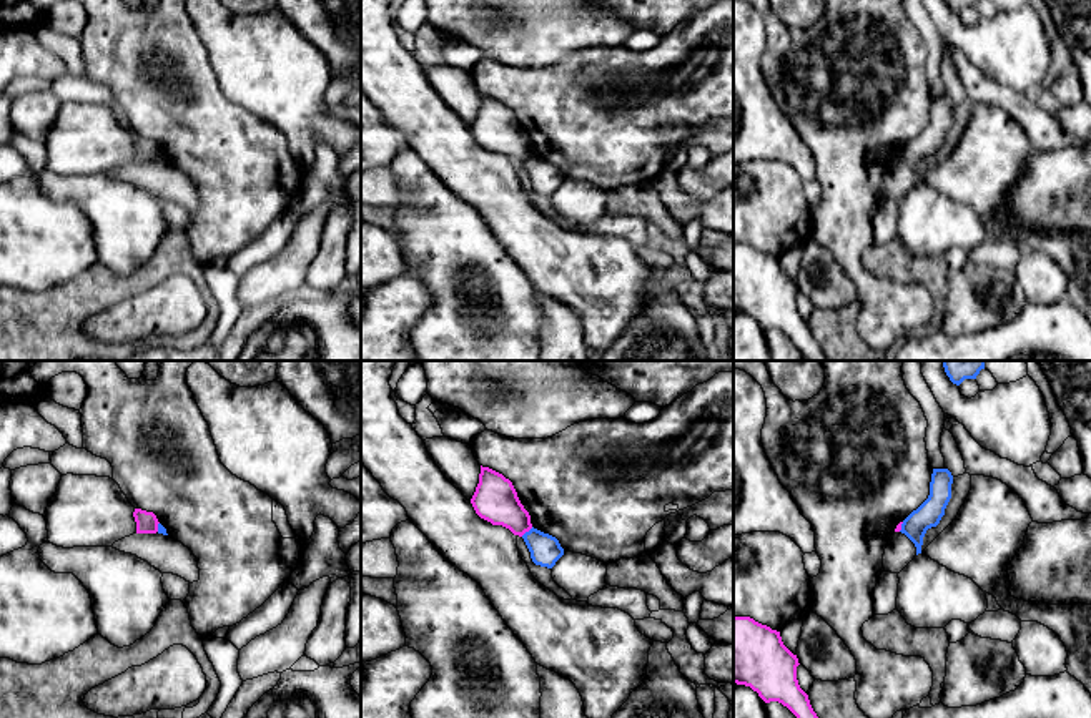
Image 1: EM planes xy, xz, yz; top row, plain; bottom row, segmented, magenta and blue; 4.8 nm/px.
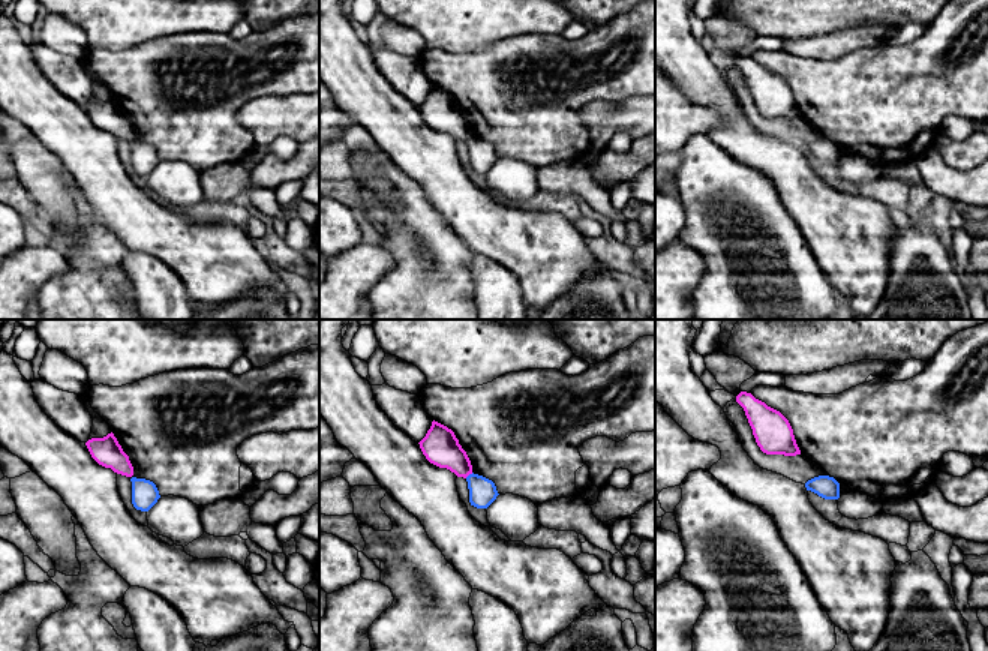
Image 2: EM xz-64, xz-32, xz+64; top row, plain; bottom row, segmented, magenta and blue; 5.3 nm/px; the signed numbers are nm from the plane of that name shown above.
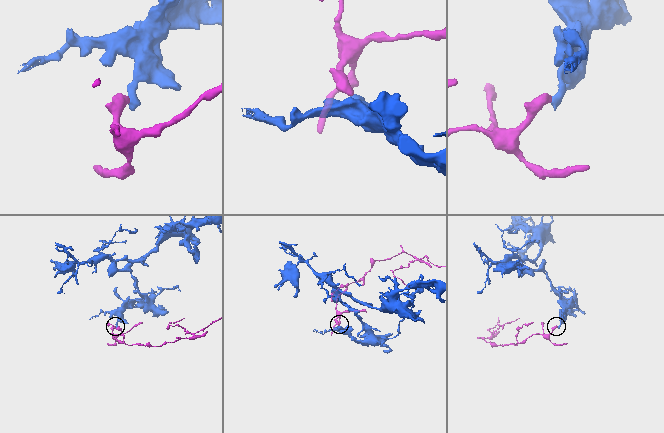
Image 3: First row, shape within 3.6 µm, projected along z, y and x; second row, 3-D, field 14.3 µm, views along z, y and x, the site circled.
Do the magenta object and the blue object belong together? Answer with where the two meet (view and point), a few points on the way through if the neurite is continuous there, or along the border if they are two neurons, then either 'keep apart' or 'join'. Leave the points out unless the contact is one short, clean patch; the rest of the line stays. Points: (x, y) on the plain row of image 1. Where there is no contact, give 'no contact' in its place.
meets magenta in xz at (526, 158); border along xz (533, 155), (521, 163); keep apart

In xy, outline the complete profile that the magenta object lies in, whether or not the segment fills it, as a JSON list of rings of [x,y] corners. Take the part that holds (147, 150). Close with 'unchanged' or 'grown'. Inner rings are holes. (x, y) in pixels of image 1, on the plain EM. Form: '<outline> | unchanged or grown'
[[[135,136],[133,145],[136,150],[136,161],[156,161],[158,160],[160,150],[153,140]]] | unchanged

